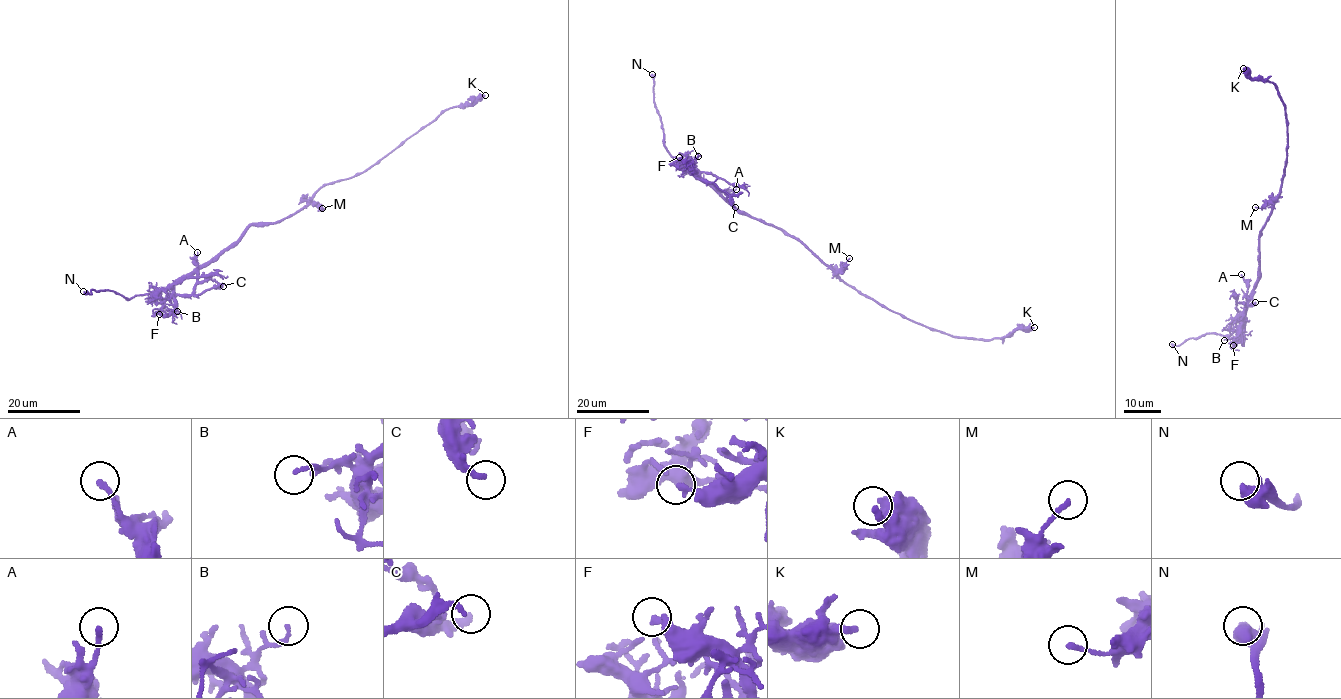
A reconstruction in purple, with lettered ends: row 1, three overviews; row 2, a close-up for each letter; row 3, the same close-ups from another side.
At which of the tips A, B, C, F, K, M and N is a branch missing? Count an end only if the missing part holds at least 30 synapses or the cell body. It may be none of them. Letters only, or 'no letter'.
N

